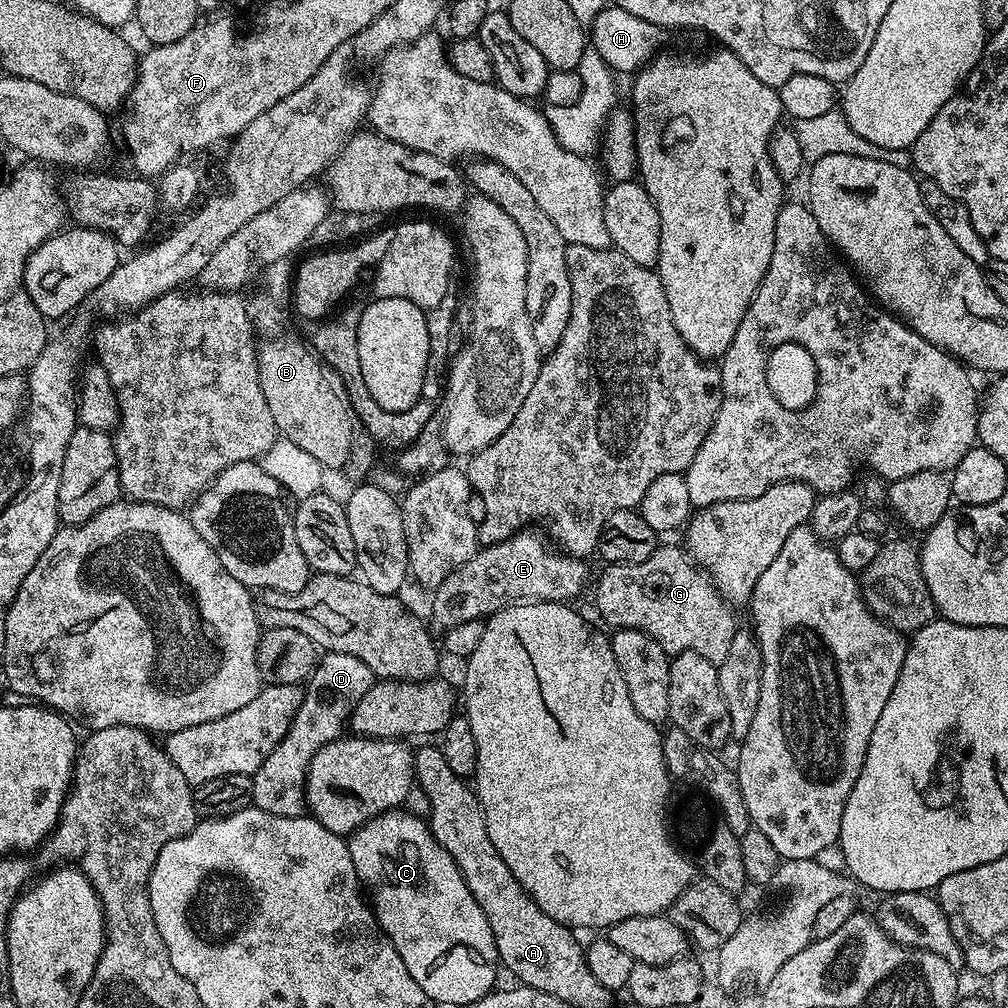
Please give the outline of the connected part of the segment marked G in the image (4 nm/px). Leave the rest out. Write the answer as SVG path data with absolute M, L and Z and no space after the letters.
M661 543L646 558L646 562L633 564L608 564L596 584L596 608L600 616L609 624L609 629L629 628L650 634L658 646L662 646L669 654L678 652L697 652L706 658L706 662L720 665L729 653L730 642L733 641L738 623L733 605L725 600L724 595L712 583L711 576L702 568L692 563L683 547L675 548L672 544Z

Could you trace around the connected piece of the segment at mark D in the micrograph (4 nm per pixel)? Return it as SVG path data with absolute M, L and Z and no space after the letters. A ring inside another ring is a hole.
M324 652L317 659L316 668L306 681L304 701L302 706L298 706L294 722L290 722L286 738L270 750L270 758L266 758L266 762L262 762L262 766L258 766L258 770L251 775L252 807L279 816L305 815L304 783L314 754L318 754L322 746L341 739L354 706L362 702L362 694L366 694L373 683L370 666L366 666L366 662L358 662L354 654Z

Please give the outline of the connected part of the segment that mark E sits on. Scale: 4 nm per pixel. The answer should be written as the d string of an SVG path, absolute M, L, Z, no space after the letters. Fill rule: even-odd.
M521 530L515 536L506 538L497 544L481 547L458 570L454 570L431 593L433 629L447 630L454 626L462 626L462 622L484 620L496 612L500 612L509 604L535 602L538 600L555 600L557 602L572 602L572 599L584 588L588 580L588 568L583 559L567 555L557 550L543 535Z

